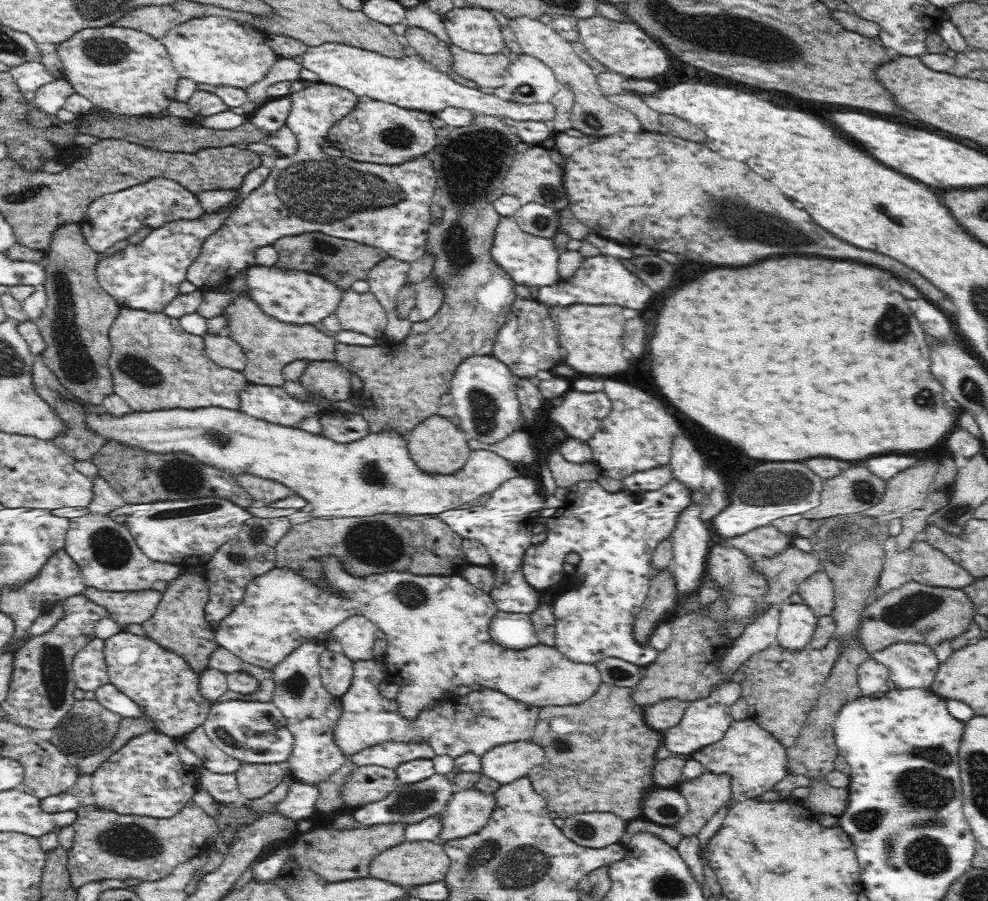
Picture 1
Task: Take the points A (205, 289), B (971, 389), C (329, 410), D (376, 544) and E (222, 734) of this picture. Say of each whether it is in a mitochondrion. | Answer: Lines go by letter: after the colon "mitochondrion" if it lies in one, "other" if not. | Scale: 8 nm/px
A: other
B: mitochondrion
C: other
D: mitochondrion
E: mitochondrion

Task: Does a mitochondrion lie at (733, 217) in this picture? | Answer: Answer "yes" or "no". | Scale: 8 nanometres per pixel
yes

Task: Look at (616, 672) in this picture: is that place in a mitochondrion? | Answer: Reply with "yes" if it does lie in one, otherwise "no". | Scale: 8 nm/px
yes

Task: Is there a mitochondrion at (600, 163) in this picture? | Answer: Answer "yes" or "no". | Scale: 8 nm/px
no

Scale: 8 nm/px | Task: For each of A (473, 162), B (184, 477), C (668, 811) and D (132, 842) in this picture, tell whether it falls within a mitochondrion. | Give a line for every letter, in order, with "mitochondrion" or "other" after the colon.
A: mitochondrion
B: mitochondrion
C: mitochondrion
D: mitochondrion

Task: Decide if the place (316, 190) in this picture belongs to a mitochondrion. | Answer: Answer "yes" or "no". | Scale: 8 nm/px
yes

